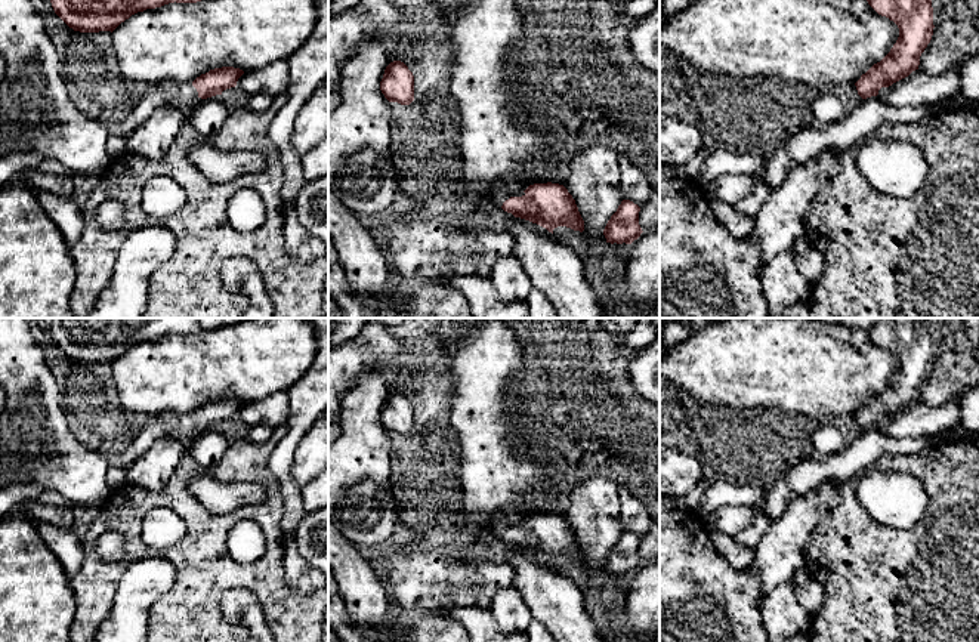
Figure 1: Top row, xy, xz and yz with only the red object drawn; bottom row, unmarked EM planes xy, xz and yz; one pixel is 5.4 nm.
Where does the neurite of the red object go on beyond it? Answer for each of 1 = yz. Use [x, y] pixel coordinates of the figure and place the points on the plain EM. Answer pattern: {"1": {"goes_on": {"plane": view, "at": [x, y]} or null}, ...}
{"1": {"goes_on": null}}

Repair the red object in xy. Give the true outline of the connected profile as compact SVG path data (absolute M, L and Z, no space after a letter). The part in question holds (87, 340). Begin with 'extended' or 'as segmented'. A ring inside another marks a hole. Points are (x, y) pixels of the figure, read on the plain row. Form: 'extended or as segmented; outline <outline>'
as segmented; outline M50 318L55 345L74 362L114 362L138 343L169 334L197 334L198 318Z

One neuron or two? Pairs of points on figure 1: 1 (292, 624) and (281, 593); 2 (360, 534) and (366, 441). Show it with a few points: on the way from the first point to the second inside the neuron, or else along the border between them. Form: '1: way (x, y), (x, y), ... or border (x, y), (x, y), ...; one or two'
1: way (292, 617), (281, 605), (281, 601); one
2: way (363, 511), (363, 465); one

